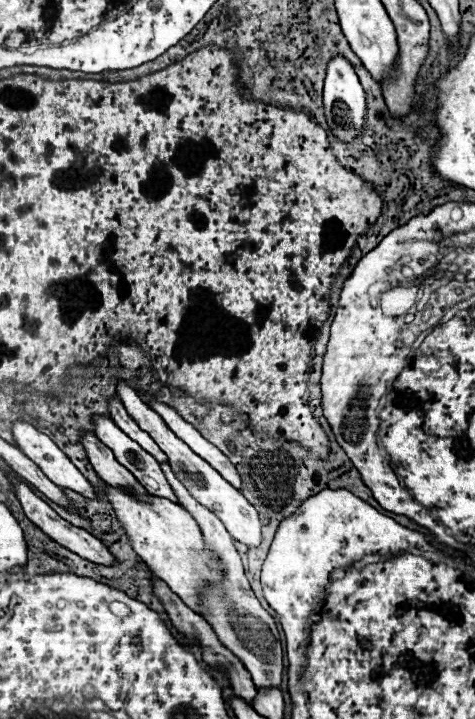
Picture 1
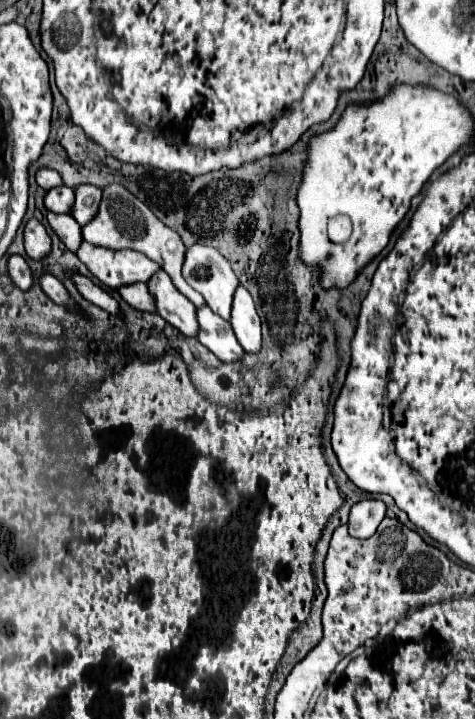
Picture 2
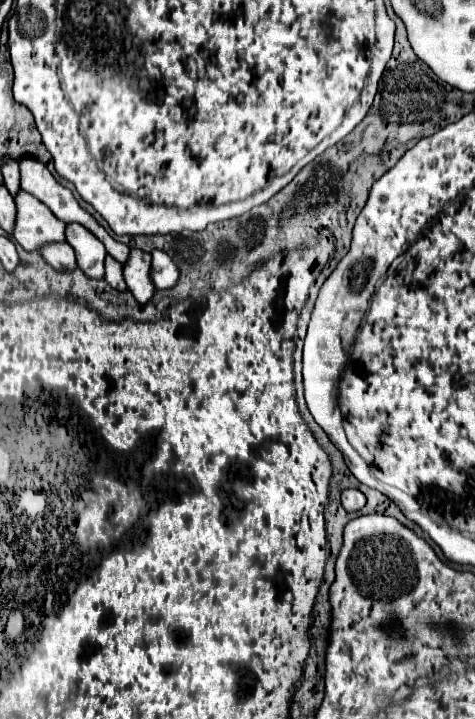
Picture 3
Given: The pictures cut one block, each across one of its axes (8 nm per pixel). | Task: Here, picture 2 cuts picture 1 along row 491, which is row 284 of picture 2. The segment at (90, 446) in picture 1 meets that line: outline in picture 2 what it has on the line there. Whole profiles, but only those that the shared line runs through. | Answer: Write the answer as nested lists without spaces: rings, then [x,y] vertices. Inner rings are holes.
[[[138,282],[134,286],[122,286],[122,290],[118,290],[118,294],[136,310],[146,310],[146,312],[154,312],[154,302],[146,290],[144,282]]]

